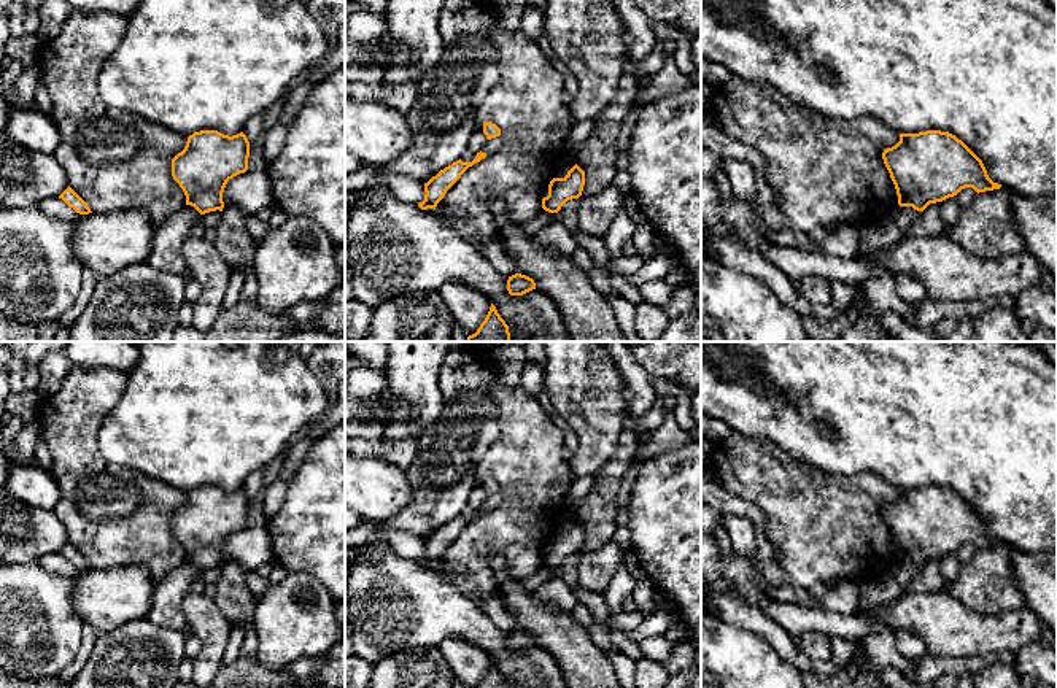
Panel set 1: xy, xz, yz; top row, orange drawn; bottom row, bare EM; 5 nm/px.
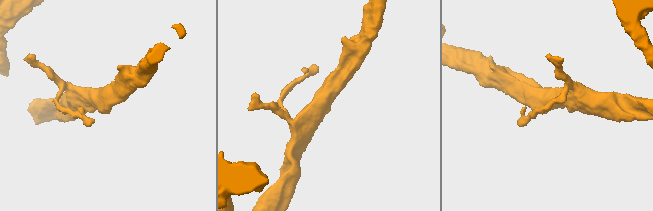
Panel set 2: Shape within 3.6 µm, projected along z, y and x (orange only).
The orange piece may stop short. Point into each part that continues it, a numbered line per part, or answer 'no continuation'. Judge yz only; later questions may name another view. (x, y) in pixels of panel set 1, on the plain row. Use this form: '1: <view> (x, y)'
no continuation

